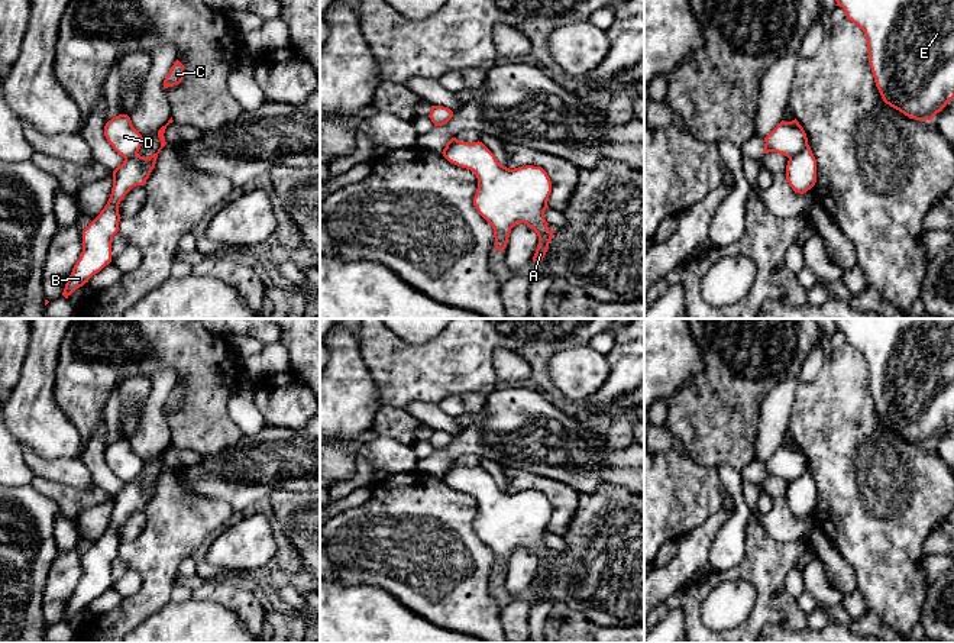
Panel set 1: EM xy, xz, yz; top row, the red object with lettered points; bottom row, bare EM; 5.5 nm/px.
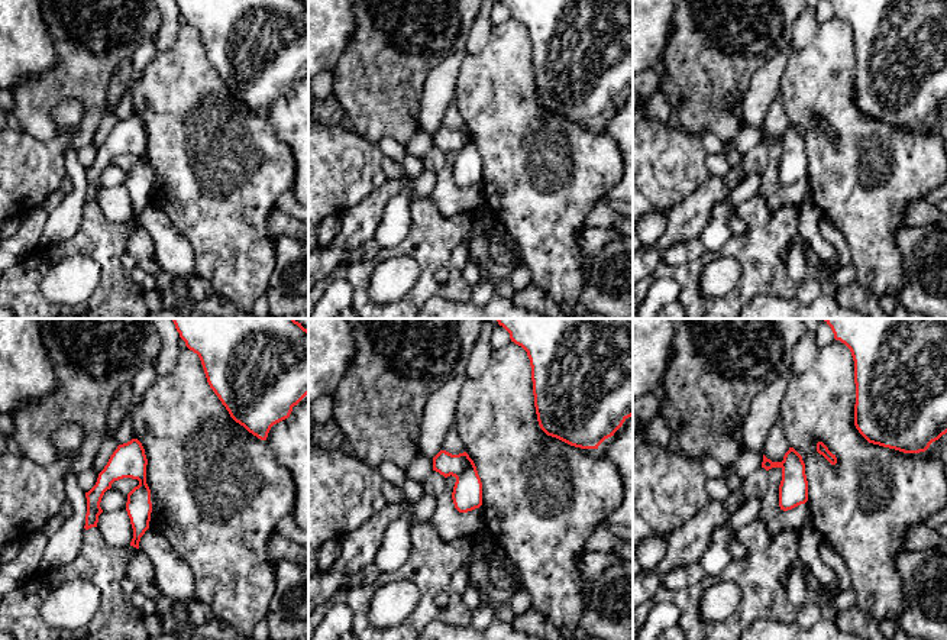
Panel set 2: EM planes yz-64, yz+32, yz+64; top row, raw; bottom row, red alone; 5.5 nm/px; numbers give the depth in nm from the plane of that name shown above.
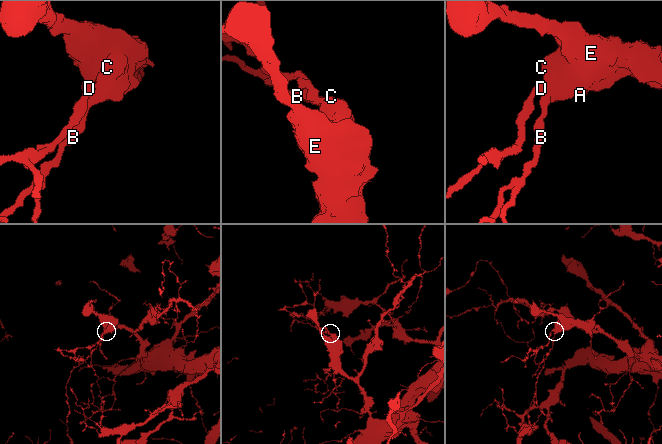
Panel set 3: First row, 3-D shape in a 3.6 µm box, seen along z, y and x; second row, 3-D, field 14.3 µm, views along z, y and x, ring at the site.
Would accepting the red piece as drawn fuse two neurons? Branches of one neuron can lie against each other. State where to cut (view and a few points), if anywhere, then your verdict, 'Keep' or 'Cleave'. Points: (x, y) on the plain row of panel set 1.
Split along yz (807, 468), (789, 482). Cleave

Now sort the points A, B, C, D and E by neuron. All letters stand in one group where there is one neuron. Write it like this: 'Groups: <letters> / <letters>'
Groups: A B C E / D

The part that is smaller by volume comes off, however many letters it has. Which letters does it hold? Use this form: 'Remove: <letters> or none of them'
Remove: D

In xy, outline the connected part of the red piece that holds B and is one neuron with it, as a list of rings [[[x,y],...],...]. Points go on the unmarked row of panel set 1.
[[[172,442],[158,455],[161,472],[149,482],[133,479],[124,482],[123,488],[113,495],[113,513],[110,523],[100,539],[83,555],[83,576],[72,592],[62,620],[68,623],[77,613],[100,597],[111,587],[111,566],[119,556],[119,529],[124,520],[136,510],[145,510],[155,492],[158,478],[166,469],[165,453],[172,447]]]

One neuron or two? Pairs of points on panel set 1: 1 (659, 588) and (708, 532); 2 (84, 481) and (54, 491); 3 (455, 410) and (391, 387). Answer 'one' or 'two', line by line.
1: one
2: two
3: two

